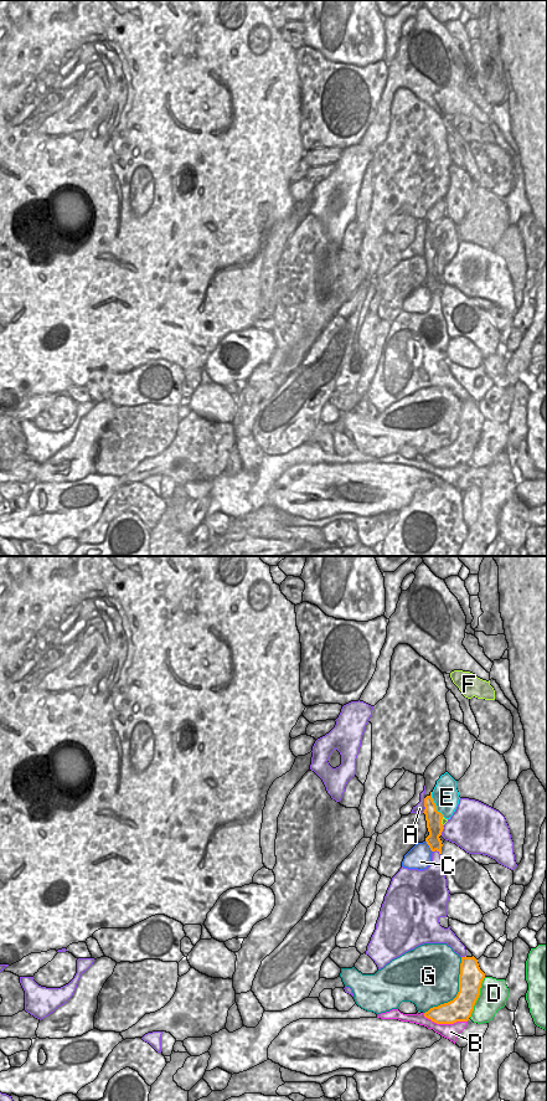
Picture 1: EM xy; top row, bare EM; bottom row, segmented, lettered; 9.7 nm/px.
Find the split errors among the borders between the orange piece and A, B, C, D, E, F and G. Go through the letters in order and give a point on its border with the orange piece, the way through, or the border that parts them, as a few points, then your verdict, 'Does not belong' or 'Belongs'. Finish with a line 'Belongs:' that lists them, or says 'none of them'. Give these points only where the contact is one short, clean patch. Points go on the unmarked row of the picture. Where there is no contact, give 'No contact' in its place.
A: Touches orange at xy (424, 250). Does not belong
B: Touches orange at xy (444, 467). Does not belong
C: Touches orange at xy (429, 291). Does not belong
D: Touches orange at xy (478, 441). Boundary: xy (485, 421), (481, 427), (480, 438), (469, 461). Does not belong
E: Touches orange at xy (434, 248). Does not belong
F: Touches orange at xy (440, 265). Boundary: xy (443, 261), (442, 268). Does not belong
G: Touches orange at xy (458, 436). Does not belong
Belongs: none of them.

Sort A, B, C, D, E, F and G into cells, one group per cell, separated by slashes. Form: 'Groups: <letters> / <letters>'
Groups: A / B / C / D / E / F / G.

